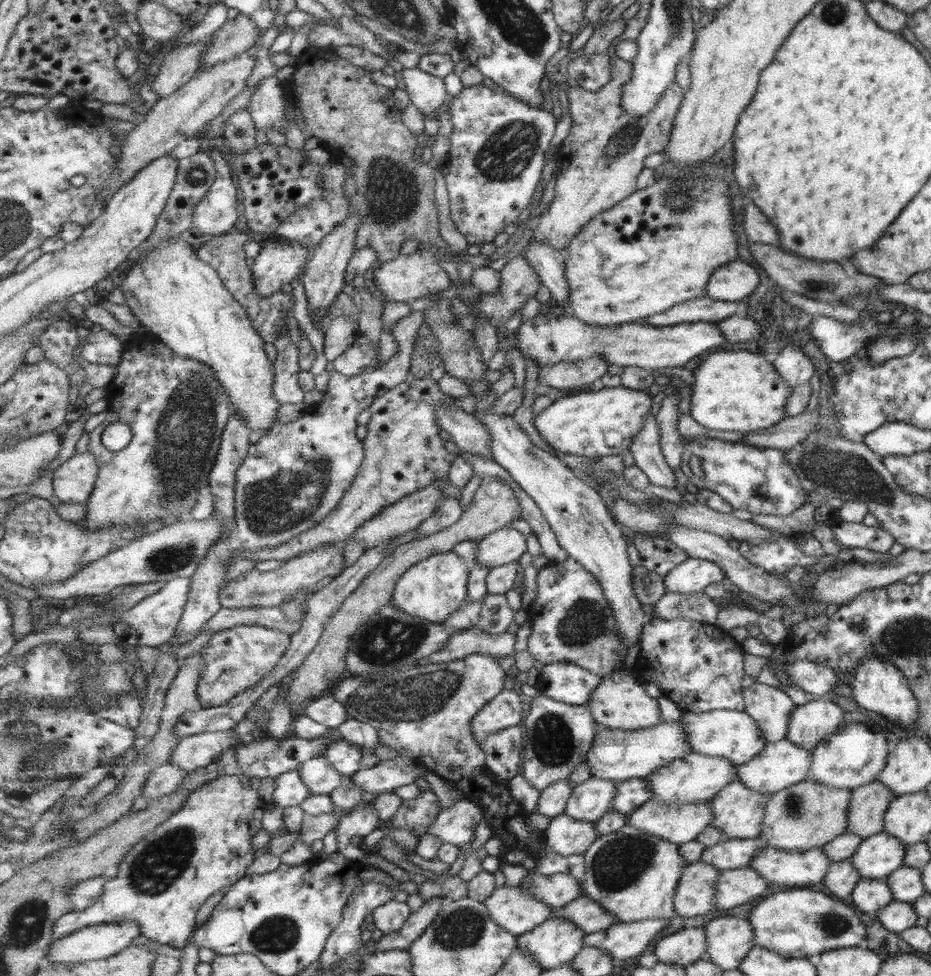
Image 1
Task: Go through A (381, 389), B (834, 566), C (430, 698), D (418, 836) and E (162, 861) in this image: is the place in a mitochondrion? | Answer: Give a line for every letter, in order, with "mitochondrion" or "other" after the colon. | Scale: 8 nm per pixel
A: other
B: other
C: mitochondrion
D: other
E: mitochondrion

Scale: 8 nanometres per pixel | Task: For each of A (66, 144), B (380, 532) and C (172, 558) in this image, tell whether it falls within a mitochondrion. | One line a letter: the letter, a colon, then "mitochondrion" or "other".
A: other
B: other
C: mitochondrion

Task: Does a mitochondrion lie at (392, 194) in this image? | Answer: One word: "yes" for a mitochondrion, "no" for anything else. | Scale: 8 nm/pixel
yes

